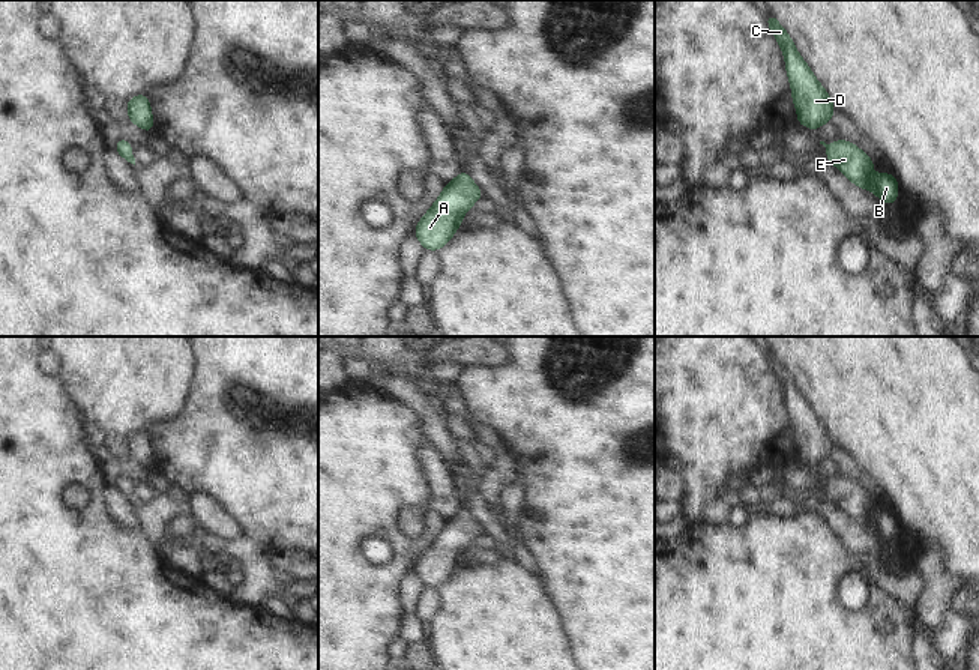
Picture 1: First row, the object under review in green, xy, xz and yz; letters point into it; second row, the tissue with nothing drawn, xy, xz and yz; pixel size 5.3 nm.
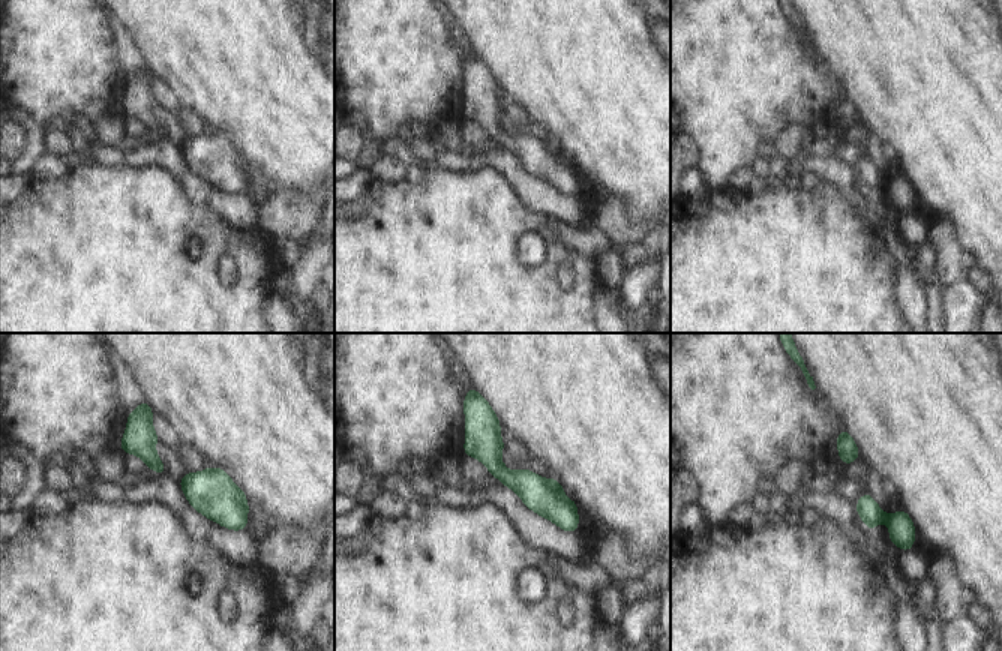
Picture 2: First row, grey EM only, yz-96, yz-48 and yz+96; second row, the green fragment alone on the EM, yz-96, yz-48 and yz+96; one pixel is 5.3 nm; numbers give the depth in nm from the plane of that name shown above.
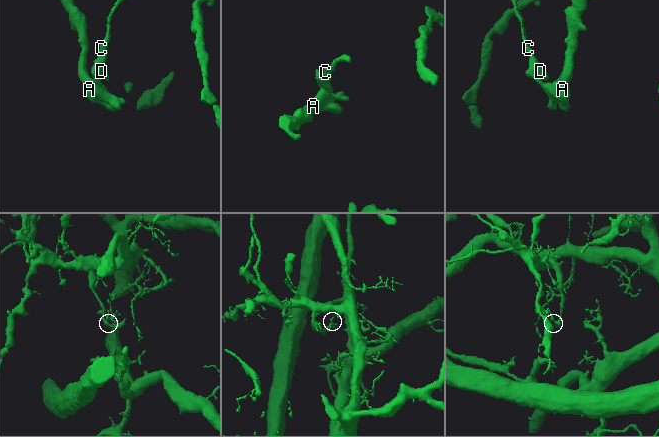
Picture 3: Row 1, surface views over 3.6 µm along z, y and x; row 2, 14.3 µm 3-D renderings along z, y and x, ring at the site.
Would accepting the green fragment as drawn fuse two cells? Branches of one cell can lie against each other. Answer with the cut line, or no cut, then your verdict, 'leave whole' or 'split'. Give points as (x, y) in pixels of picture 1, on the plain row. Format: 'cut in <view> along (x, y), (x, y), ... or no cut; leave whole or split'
no cut; leave whole

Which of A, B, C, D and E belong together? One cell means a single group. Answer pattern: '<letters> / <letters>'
A B C D E

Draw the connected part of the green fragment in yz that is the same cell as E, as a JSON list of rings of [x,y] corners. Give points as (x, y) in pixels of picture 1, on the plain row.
[[[838,475],[832,481],[820,478],[827,487],[826,497],[832,499],[851,520],[874,529],[884,541],[898,536],[898,517],[893,511],[872,511],[875,496],[868,494],[859,482]]]

